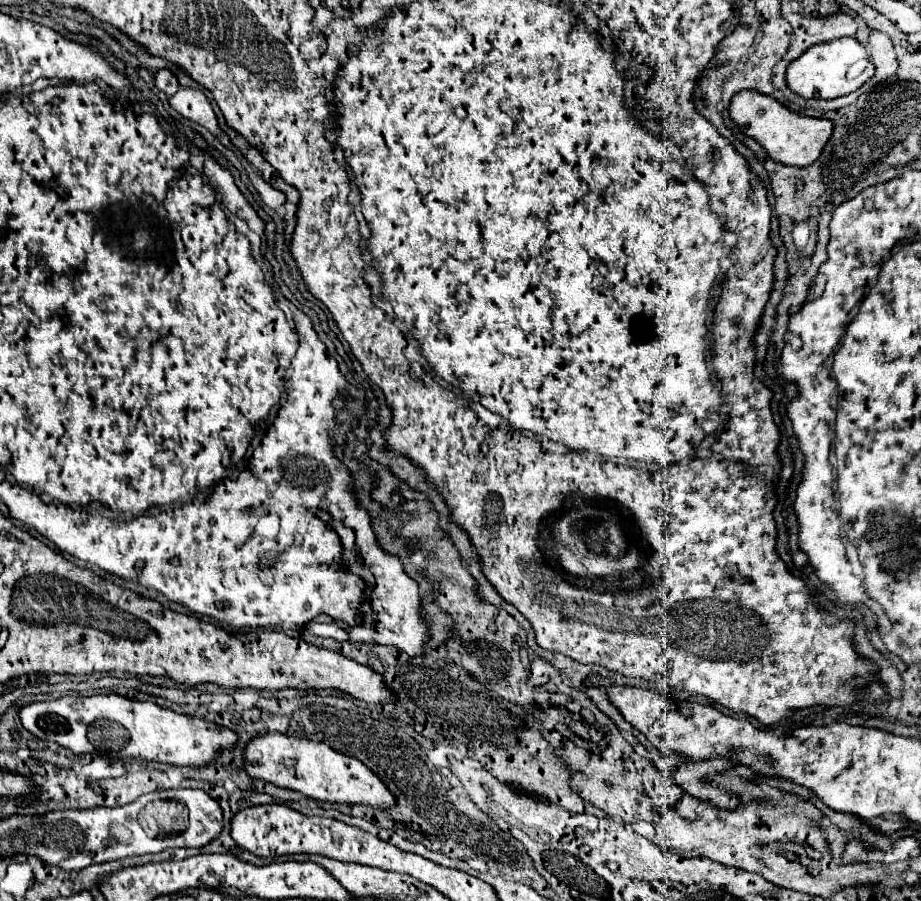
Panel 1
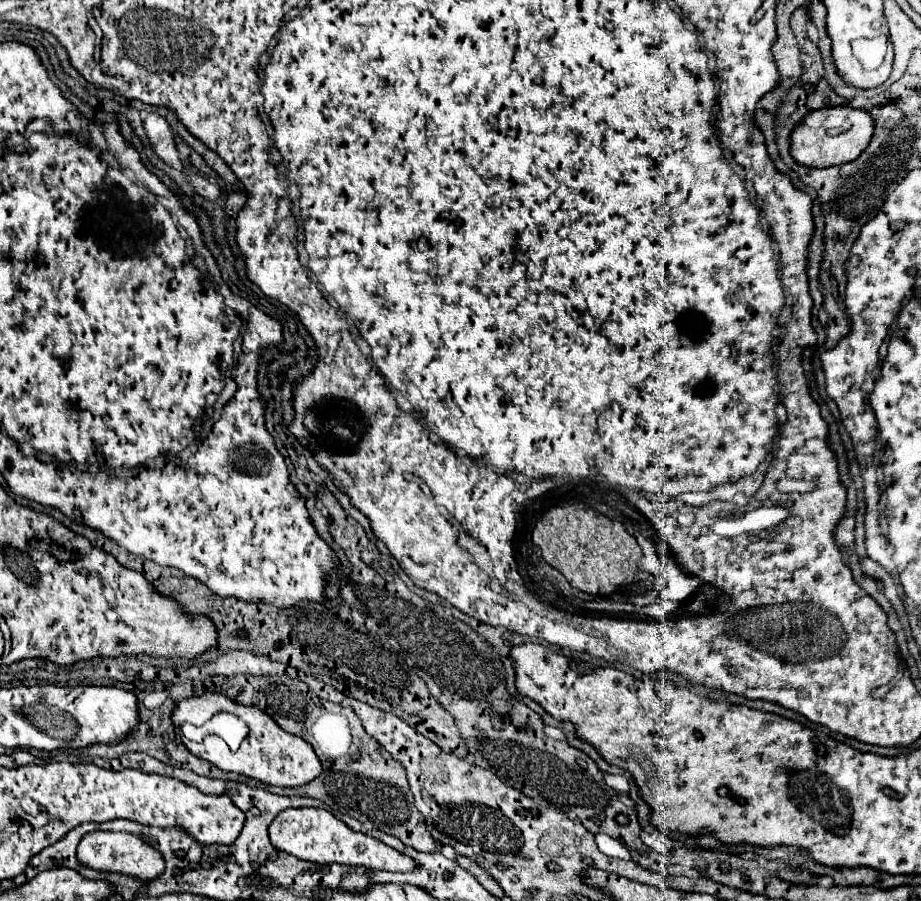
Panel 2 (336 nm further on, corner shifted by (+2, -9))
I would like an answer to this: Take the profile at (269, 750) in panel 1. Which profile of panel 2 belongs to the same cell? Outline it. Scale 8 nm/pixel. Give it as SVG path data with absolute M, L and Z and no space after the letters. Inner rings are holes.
M261 711L261 721L255 723L251 721L249 725L249 735L245 737L245 743L241 743L241 747L231 753L229 747L225 745L225 741L221 741L219 737L205 737L203 743L195 743L195 741L189 741L187 737L179 735L181 741L187 745L187 749L201 757L201 759L207 759L209 763L213 763L215 767L219 767L221 771L233 771L233 773L239 773L239 775L247 775L251 779L257 779L261 783L267 783L267 785L281 785L281 787L301 787L301 785L307 785L311 783L315 777L321 775L323 767L321 767L321 761L319 757L315 755L313 747L305 741L305 739L299 739L297 735L291 735L287 731L283 731L267 713Z

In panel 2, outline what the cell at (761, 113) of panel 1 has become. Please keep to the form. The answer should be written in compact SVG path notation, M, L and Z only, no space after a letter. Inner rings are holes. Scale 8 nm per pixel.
M849 107L815 109L809 115L805 115L801 119L801 123L797 123L795 129L791 131L791 157L799 165L805 165L805 167L823 169L823 167L843 165L847 161L853 161L867 147L867 141L871 139L871 131L873 131L871 115L867 115L867 111L863 111L863 109L849 109ZM845 119L851 121L851 127L837 137L829 137L827 129L839 127Z

